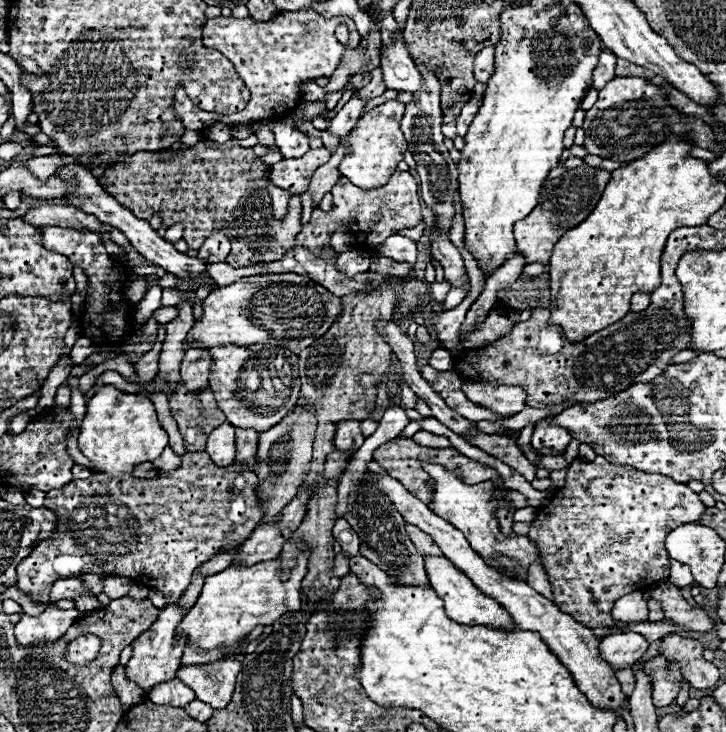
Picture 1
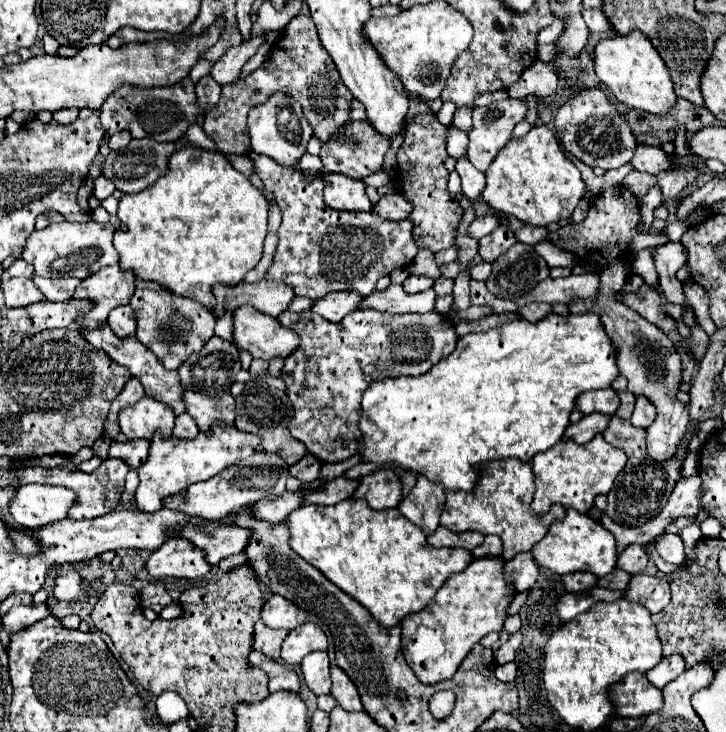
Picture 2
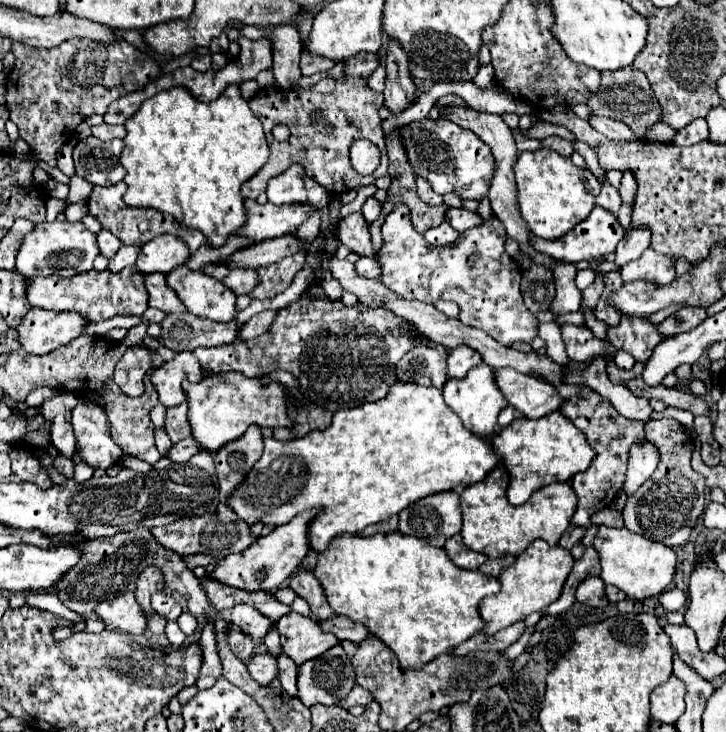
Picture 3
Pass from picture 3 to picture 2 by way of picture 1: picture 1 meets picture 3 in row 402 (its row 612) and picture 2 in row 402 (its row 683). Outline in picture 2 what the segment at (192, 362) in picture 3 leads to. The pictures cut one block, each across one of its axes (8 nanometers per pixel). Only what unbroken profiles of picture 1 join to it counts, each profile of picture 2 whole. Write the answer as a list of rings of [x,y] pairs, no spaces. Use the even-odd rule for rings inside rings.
[[[144,396],[142,400],[138,400],[136,404],[124,408],[118,416],[118,422],[120,422],[120,430],[128,436],[128,438],[152,438],[154,432],[162,432],[162,436],[168,436],[172,434],[172,428],[174,428],[174,420],[176,420],[176,414],[174,410],[168,406],[168,404],[162,404],[150,396]]]

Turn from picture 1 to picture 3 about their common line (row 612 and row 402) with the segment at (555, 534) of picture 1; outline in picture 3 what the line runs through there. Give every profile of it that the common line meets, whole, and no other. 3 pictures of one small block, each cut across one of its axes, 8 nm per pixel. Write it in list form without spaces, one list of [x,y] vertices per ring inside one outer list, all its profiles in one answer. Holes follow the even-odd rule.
[[[578,392],[576,396],[568,398],[566,404],[560,410],[574,426],[578,426],[588,444],[596,450],[596,458],[592,462],[592,466],[582,472],[576,474],[568,484],[572,486],[572,490],[578,496],[578,506],[576,512],[572,516],[572,524],[574,528],[590,528],[592,526],[592,514],[606,508],[616,494],[624,488],[624,480],[626,480],[626,462],[628,462],[628,450],[632,444],[638,444],[644,440],[644,422],[634,422],[628,420],[624,416],[620,416],[616,412],[616,408],[602,398],[598,392]]]

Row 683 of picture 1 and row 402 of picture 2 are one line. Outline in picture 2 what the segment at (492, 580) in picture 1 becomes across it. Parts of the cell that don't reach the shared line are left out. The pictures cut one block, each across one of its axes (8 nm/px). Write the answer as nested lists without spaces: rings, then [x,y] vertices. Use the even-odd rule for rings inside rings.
[[[612,388],[608,390],[592,390],[584,392],[576,400],[576,408],[582,414],[592,414],[592,412],[602,412],[602,414],[614,414],[618,408],[620,400]]]

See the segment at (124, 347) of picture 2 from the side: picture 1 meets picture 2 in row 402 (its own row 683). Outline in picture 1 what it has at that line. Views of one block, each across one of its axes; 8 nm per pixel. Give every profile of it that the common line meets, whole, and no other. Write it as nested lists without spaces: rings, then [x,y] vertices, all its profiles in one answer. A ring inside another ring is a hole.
[[[174,678],[170,682],[164,682],[156,688],[152,688],[148,698],[154,700],[154,704],[178,704],[178,708],[184,708],[196,696],[190,688],[186,688],[186,684],[182,684],[182,680]]]

